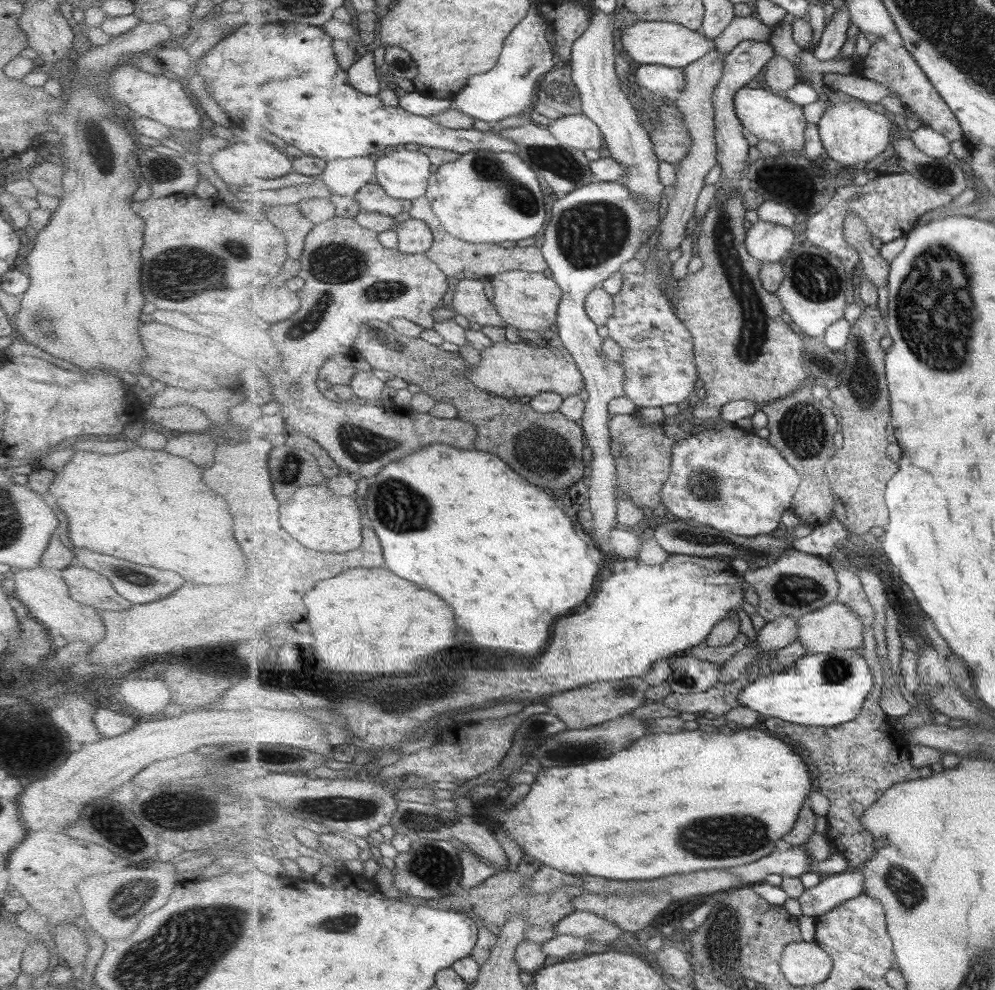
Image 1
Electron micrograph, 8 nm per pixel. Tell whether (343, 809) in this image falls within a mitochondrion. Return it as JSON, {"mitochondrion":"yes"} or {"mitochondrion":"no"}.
{"mitochondrion":"yes"}

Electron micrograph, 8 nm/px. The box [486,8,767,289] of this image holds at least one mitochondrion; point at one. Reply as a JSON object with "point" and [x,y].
{"point":[588,235]}

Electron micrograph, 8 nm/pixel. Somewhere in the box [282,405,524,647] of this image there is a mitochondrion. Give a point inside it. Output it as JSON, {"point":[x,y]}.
{"point":[405,510]}

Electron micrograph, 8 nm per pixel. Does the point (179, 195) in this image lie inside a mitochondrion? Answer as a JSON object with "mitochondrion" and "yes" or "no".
{"mitochondrion":"no"}

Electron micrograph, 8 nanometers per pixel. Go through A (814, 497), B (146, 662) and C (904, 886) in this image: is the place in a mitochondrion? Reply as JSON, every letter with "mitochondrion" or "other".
{"A":"other","B":"other","C":"mitochondrion"}

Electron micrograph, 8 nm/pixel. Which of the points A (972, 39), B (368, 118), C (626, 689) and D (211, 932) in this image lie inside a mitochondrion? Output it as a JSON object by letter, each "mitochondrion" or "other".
{"A":"mitochondrion","B":"other","C":"other","D":"mitochondrion"}

